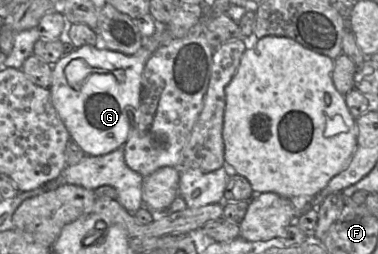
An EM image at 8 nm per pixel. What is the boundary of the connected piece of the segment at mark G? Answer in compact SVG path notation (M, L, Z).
M157 24L157 31L143 40L143 46L134 55L124 55L107 48L85 45L75 48L69 55L62 56L52 68L49 87L51 102L67 128L71 140L89 156L108 154L126 142L136 111L140 105L142 72L148 59L161 46L174 39L165 25Z

